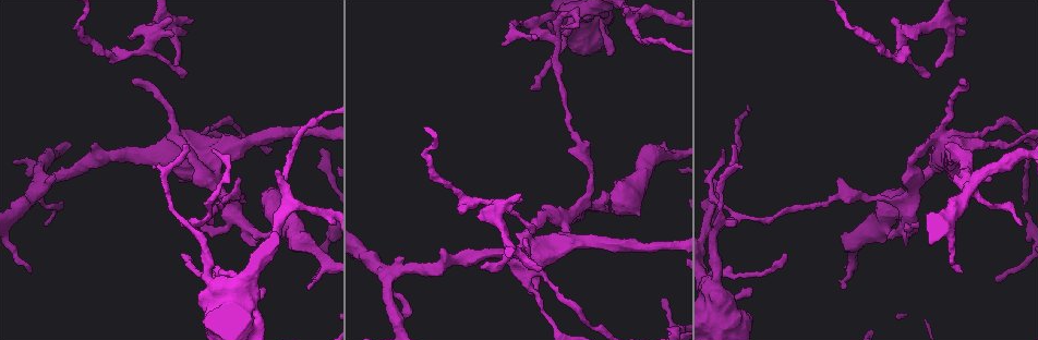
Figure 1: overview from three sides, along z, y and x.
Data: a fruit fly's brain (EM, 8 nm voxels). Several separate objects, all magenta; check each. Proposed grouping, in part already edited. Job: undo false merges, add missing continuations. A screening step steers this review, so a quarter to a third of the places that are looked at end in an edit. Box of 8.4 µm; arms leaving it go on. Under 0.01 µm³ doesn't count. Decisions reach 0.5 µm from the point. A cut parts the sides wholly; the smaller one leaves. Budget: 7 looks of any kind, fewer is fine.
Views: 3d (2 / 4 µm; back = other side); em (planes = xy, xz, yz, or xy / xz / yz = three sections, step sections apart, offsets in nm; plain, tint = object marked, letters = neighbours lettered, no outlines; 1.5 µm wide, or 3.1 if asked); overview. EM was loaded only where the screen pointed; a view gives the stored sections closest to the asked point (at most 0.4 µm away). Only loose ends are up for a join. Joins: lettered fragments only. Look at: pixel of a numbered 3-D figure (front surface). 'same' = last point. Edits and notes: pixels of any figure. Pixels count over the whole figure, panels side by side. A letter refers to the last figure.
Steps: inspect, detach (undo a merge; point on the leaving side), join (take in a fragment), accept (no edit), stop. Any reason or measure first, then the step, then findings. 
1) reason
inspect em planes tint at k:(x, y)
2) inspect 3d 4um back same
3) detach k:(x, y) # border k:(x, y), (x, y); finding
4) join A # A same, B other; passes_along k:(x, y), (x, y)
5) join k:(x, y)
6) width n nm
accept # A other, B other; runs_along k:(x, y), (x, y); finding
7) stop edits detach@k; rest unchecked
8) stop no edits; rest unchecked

branch stops here
inspect em planes letters at 1:(843, 286)

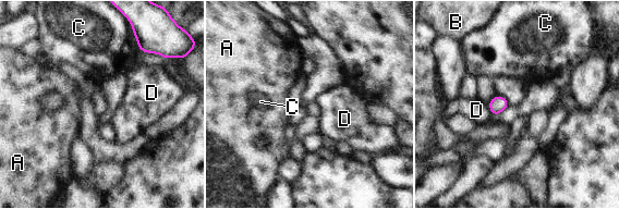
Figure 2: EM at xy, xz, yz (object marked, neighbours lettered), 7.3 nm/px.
longest_contact D 90 nm
accept # A other, B other, C other, D other; none of them fits

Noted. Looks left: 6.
an open end
inspect em yz step 8 letters at 1:(263, 287)

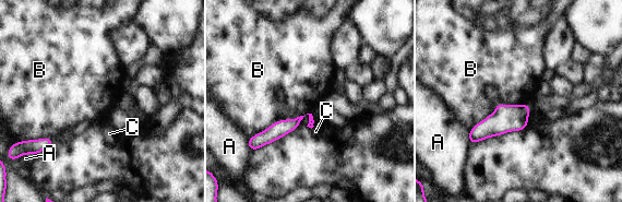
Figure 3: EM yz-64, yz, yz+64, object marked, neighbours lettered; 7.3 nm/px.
longest_contact B 480 nm
accept # A other, B other, C other; border 3:(528, 103), (498, 103), (469, 130); none of them fits

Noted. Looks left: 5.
branch stops here
inspect em yz step 8 tint at 1:(962, 270)

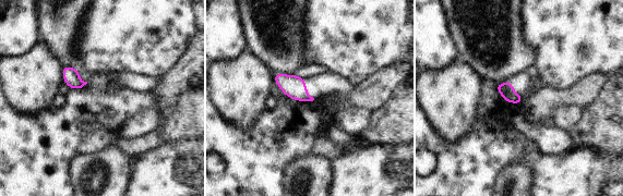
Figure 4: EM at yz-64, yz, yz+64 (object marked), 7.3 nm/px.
what lies round it
inspect em yz step 8 letters same

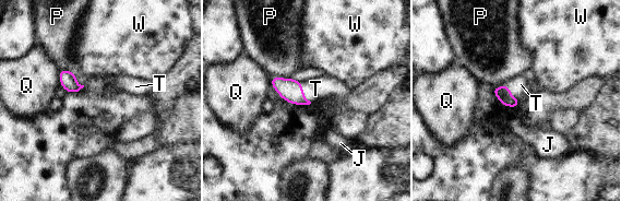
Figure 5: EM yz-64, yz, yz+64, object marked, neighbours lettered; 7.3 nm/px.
join 5:(315, 89) # J other, P other, Q other, T same, W other; passes_along 5:(290, 90), (303, 95), (315, 89); it goes on there

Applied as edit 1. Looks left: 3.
stop edits join@5; rest unchecked

